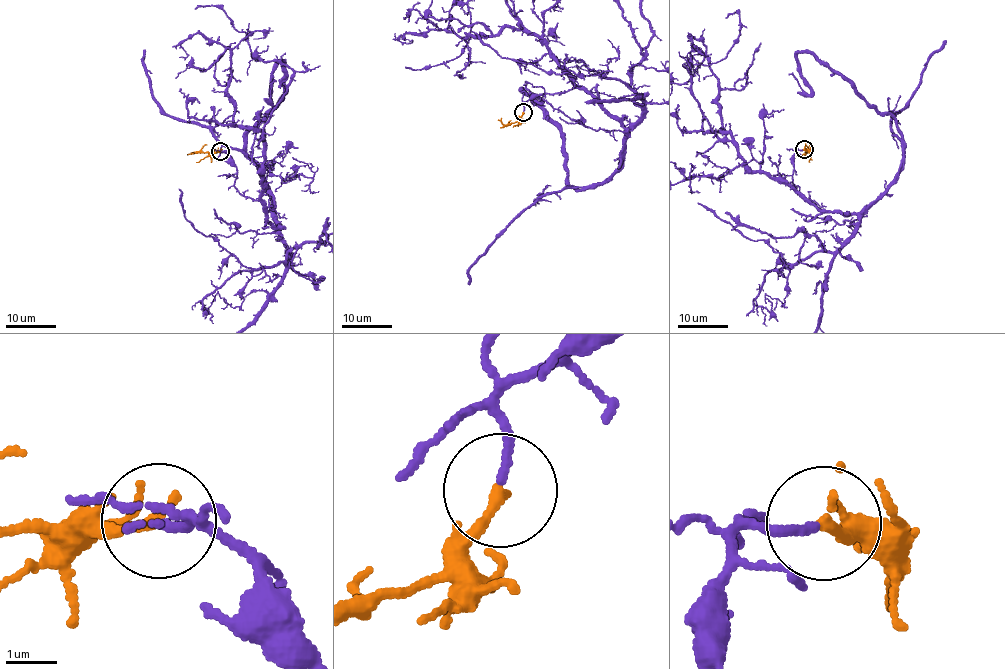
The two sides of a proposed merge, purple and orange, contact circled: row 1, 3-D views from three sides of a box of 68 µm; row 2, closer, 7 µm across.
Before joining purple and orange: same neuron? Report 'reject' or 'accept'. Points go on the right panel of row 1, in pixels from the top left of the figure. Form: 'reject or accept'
accept

